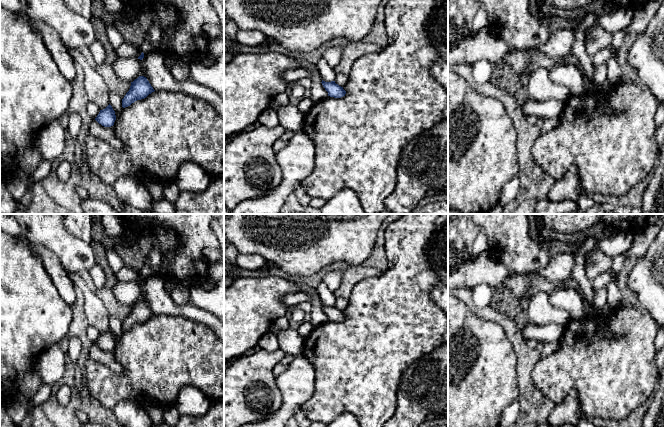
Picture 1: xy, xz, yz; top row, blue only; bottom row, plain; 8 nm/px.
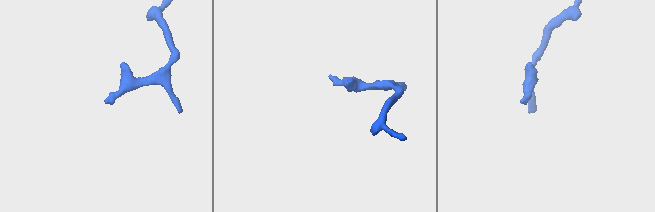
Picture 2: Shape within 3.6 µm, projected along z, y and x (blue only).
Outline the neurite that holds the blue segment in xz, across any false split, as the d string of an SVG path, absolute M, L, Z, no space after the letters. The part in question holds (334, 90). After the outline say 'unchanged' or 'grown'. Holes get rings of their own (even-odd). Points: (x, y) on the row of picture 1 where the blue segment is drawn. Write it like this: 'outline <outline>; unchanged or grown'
outline M322 80L321 83L330 97L341 98L346 94L346 91L343 89L343 87L336 84L335 81L325 82Z; unchanged

